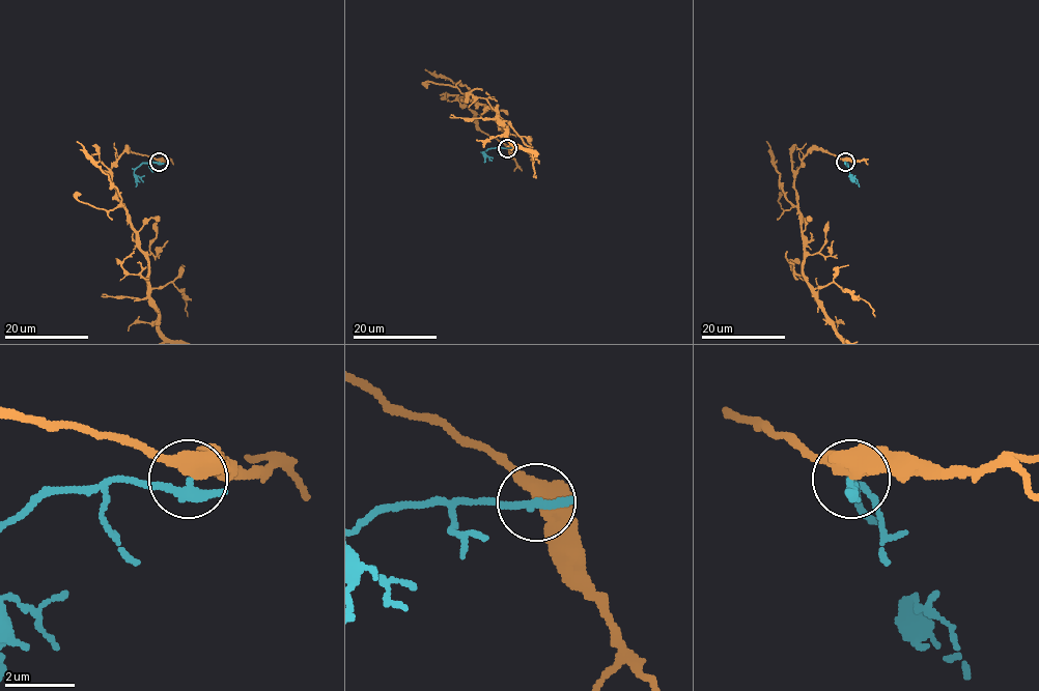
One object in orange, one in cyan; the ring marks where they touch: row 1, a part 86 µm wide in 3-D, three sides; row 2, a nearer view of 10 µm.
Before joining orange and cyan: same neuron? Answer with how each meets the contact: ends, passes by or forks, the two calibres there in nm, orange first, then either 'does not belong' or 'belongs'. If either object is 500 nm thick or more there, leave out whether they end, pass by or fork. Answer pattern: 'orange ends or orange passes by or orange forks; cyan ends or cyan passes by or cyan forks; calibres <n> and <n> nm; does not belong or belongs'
orange passes by; cyan ends; calibres 480 and 320 nm; does not belong

